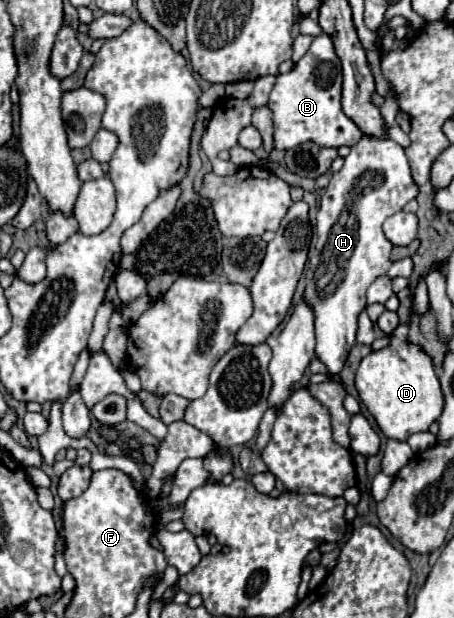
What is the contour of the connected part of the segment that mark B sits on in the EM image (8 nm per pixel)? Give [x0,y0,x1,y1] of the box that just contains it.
[269,33,363,151]

